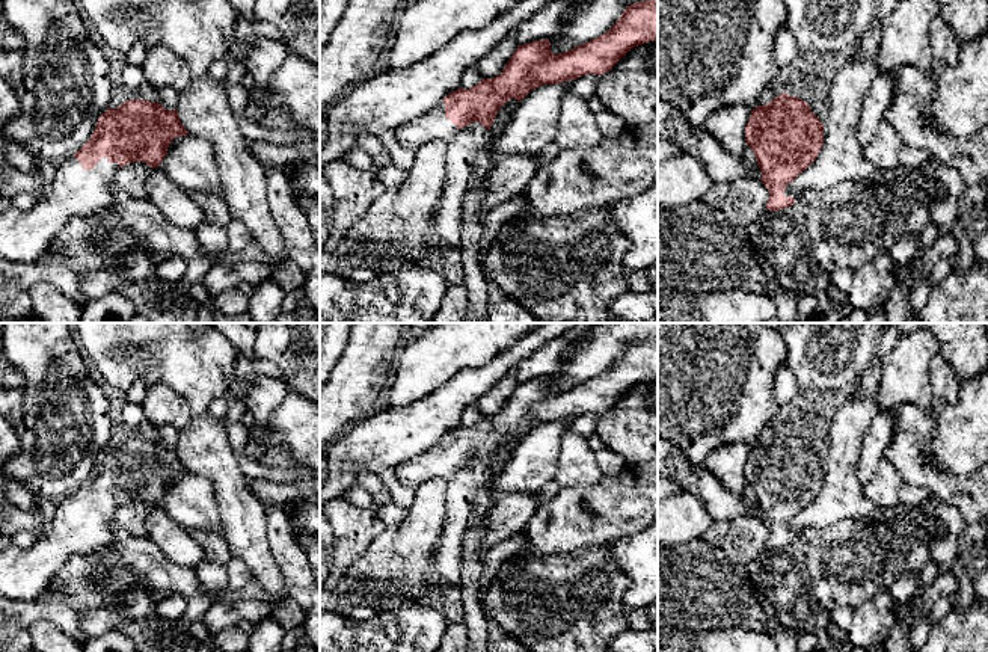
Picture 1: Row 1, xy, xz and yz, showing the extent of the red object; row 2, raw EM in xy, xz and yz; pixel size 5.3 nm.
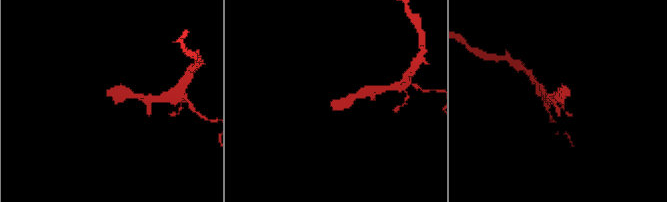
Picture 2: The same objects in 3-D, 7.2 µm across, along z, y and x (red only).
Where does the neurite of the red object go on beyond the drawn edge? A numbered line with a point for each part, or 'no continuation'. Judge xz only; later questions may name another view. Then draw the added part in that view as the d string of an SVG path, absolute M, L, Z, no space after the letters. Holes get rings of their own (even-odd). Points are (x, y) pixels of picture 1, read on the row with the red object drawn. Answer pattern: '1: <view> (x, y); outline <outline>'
1: xz (433, 126); outline M440 101L430 112L401 124L394 130L400 145L416 151L425 142L448 142L457 133L457 127L445 118L445 104Z

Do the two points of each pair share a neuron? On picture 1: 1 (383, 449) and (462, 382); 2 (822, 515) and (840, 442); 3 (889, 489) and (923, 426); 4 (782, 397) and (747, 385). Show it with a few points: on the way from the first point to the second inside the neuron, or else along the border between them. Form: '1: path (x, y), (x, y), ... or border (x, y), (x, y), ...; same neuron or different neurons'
1: path (403, 433), (415, 429), (442, 402); same neuron
2: path (839, 497), (840, 461); same neuron
3: border (884, 458), (904, 480); different neurons
4: border (783, 362), (774, 376), (774, 400), (779, 405); different neurons

